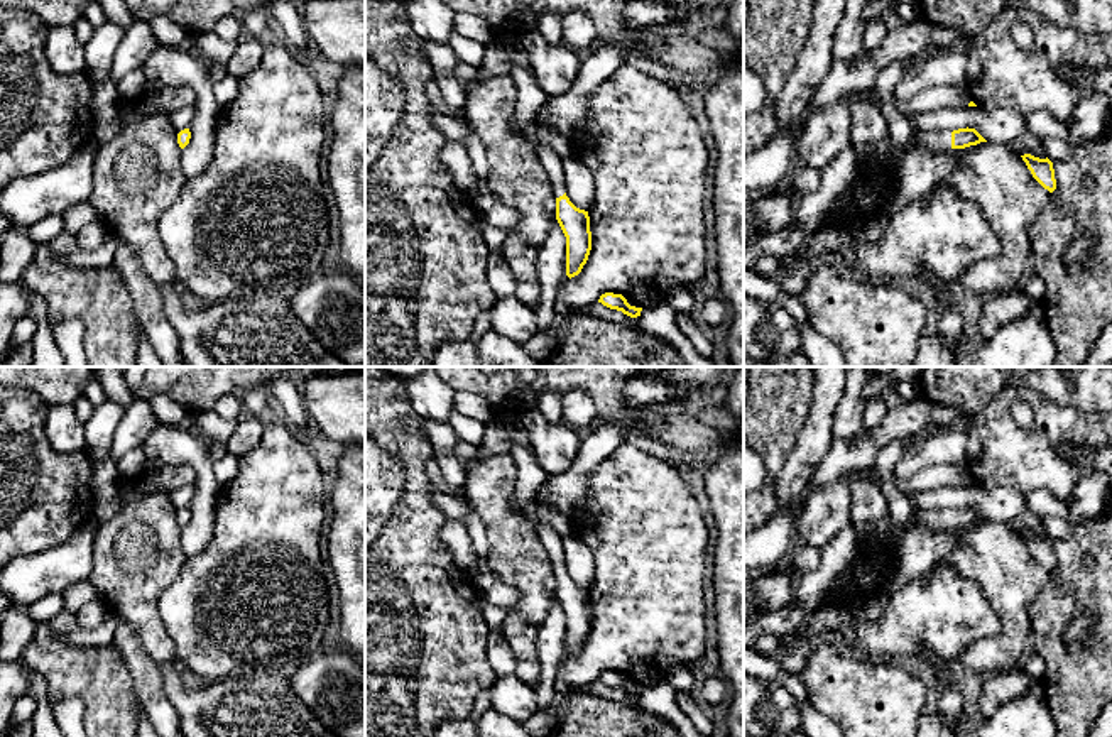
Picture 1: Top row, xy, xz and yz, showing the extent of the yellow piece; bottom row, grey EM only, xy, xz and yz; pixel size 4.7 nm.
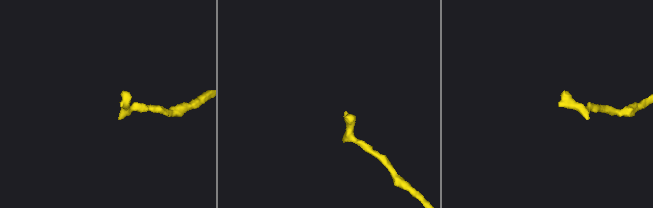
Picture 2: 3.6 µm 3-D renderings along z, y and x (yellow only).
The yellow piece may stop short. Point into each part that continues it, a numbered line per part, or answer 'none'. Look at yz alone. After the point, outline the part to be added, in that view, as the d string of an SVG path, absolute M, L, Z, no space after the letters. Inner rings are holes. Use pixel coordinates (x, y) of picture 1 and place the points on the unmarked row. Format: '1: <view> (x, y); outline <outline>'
1: yz (884, 531); outline M913 509L913 517L908 526L892 522L889 517L877 522L855 524L857 551L865 549L869 541L896 549L904 532L913 526L951 526L951 510L948 509Z

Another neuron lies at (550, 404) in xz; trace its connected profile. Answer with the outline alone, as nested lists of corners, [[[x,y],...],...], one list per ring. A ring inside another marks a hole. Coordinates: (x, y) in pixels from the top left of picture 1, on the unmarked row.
[[[544,390],[536,397],[534,406],[549,423],[563,423],[563,396]]]

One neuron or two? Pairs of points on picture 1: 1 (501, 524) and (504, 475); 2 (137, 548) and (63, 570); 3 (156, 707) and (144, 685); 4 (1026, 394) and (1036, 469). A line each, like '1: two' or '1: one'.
1: one
2: two
3: one
4: one

